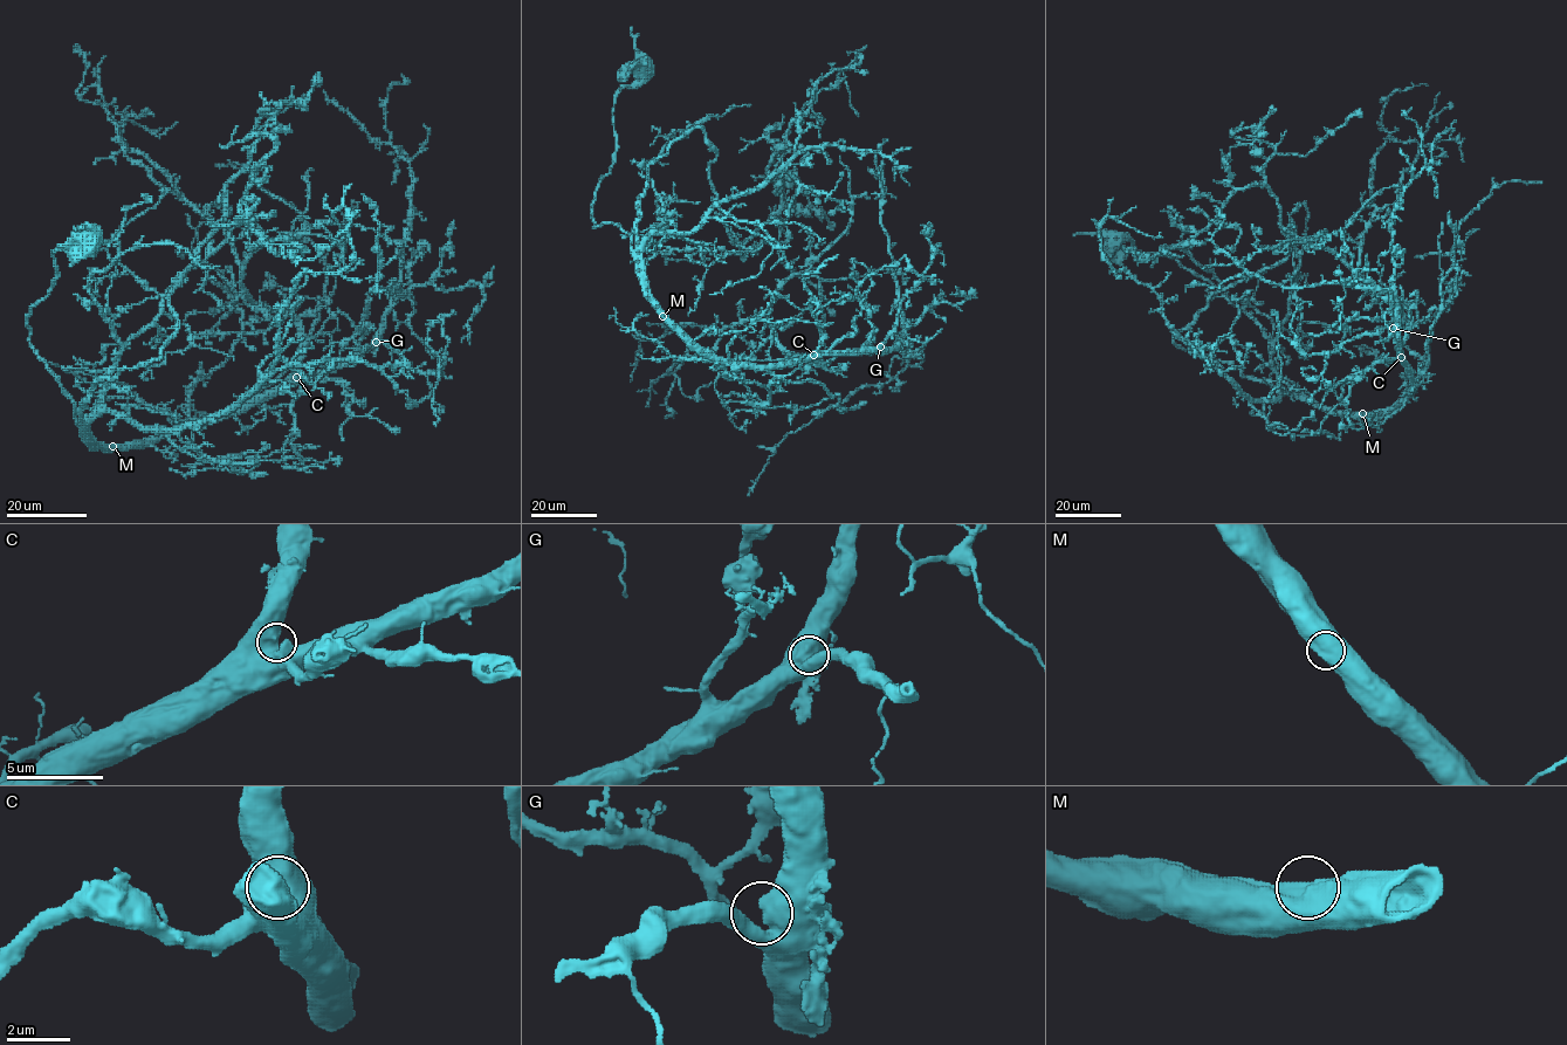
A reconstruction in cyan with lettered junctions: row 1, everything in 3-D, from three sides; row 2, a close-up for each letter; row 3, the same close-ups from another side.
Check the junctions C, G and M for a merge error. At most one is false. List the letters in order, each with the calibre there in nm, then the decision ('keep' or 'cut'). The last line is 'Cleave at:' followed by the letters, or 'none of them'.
C: calibre 850 nm; keep
G: calibre 800 nm; keep
M: calibre 900 nm; keep
Cleave at: none of them

